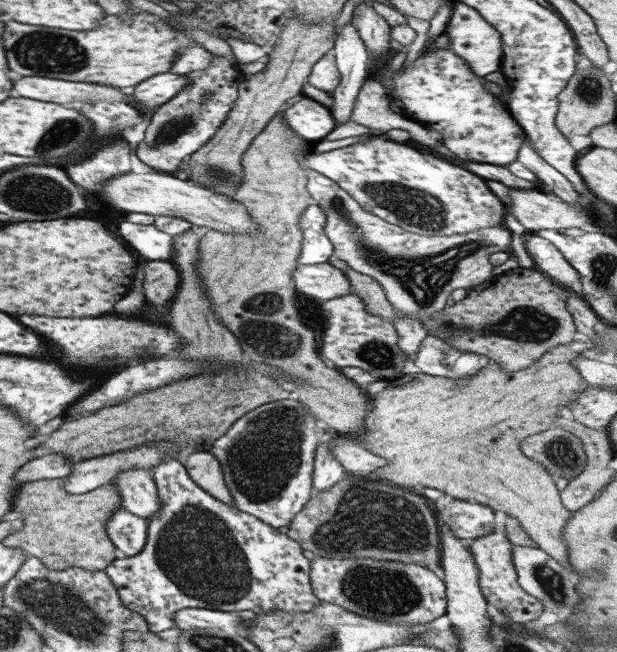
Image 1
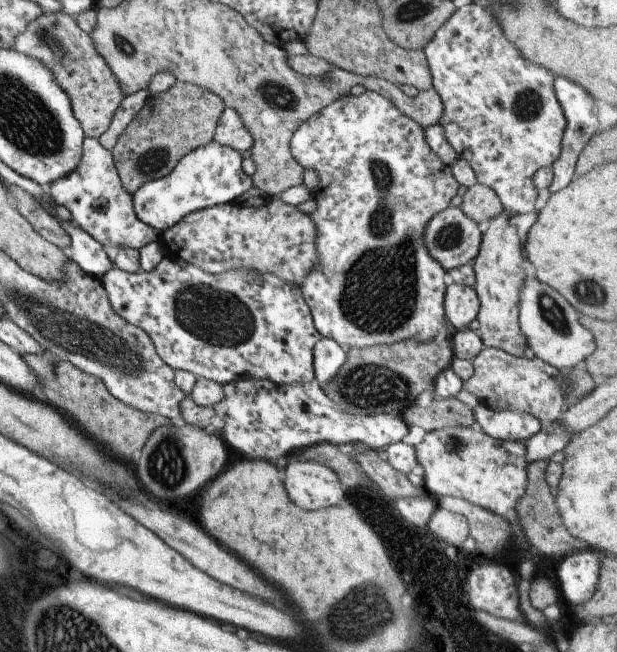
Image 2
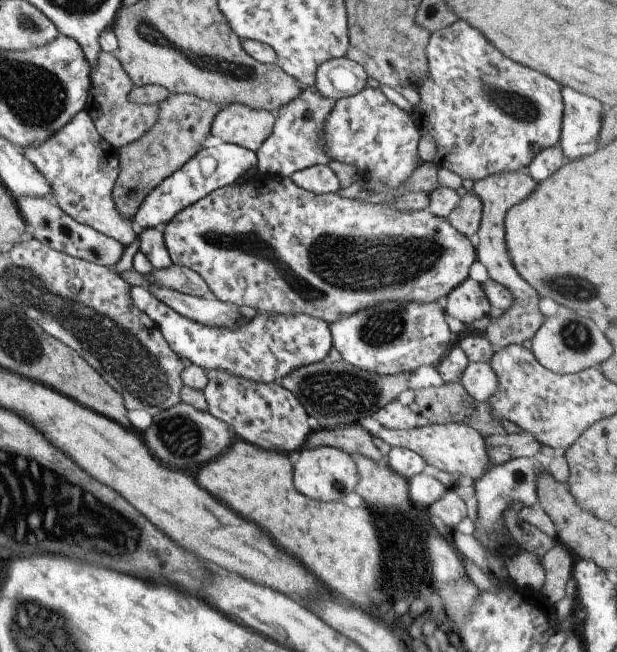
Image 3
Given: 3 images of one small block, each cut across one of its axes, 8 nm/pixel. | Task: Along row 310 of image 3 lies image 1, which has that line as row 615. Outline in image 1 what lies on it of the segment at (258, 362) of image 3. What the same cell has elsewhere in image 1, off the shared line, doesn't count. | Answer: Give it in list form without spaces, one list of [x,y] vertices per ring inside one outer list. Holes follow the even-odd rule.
[[[165,458],[160,464],[155,464],[150,470],[150,473],[155,480],[161,503],[159,512],[152,518],[148,518],[149,525],[147,528],[146,546],[142,549],[142,552],[139,552],[136,556],[113,560],[105,568],[106,574],[108,574],[114,586],[117,588],[122,602],[130,608],[131,611],[136,611],[144,617],[150,632],[158,634],[174,627],[176,625],[176,622],[174,622],[174,615],[183,608],[207,608],[208,610],[236,612],[243,615],[248,612],[251,614],[255,612],[260,614],[261,612],[270,612],[271,610],[310,612],[321,603],[321,600],[314,594],[313,588],[311,587],[311,561],[304,556],[302,553],[302,545],[300,545],[297,540],[292,540],[286,533],[280,533],[277,528],[262,522],[258,517],[252,516],[247,512],[242,512],[242,510],[236,508],[234,505],[220,502],[217,498],[214,498],[214,496],[206,492],[203,488],[200,488],[200,486],[190,478],[184,466],[184,462],[176,458]]]

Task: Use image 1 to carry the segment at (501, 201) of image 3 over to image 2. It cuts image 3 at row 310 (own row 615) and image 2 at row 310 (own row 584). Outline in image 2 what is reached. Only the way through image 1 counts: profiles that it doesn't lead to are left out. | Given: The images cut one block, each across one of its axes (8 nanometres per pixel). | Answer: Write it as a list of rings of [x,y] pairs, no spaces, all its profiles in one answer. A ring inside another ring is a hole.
[[[503,208],[500,214],[489,220],[488,229],[481,238],[480,250],[473,267],[476,277],[473,289],[479,298],[477,319],[480,328],[476,331],[484,346],[496,347],[522,357],[527,347],[527,336],[519,323],[519,300],[527,277],[526,270],[522,268],[524,257],[516,225],[510,224],[510,219],[511,214]]]

